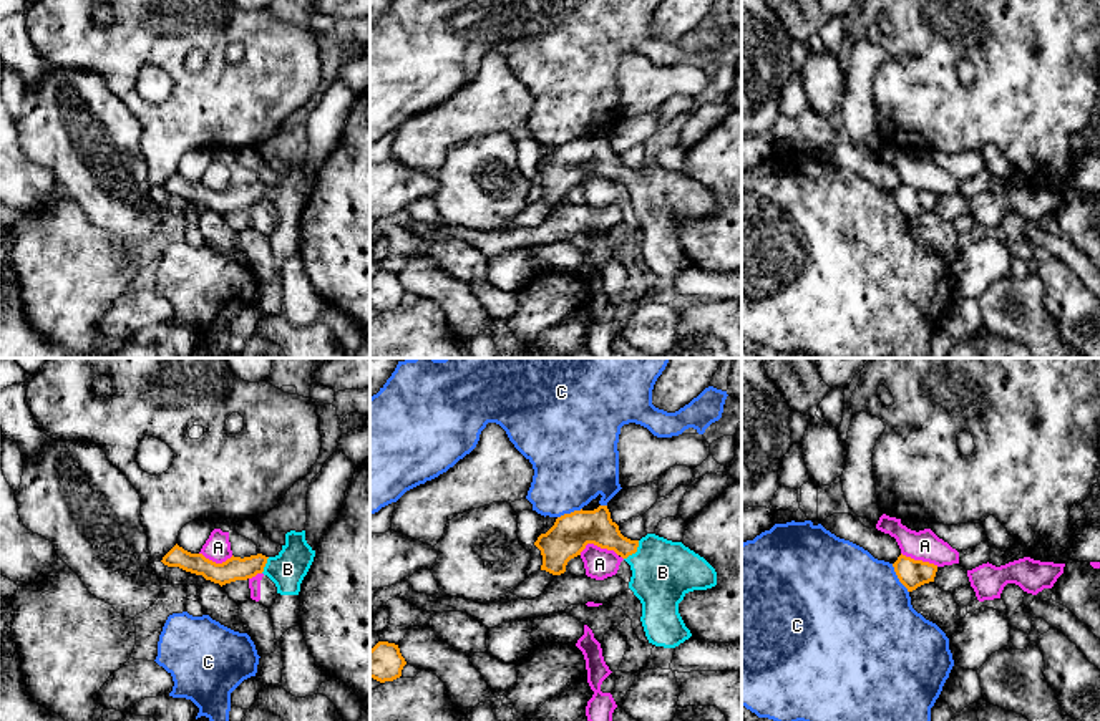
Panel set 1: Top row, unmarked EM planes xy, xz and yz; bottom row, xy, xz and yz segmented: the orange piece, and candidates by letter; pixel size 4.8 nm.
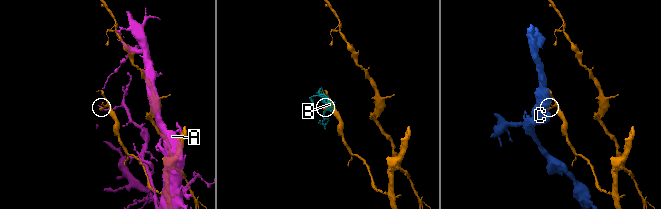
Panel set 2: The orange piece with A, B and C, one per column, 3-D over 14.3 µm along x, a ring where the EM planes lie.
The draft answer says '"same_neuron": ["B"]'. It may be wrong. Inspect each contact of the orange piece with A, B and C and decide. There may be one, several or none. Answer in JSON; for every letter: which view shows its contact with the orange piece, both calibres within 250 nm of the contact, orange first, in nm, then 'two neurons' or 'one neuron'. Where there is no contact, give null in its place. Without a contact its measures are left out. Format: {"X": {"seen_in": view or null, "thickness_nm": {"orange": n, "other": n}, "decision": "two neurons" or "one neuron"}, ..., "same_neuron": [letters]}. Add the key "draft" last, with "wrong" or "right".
{"A": {"seen_in": "xz", "thickness_nm": {"orange": 190, "other": 150}, "decision": "two neurons"}, "B": {"seen_in": "xz", "thickness_nm": {"orange": 160, "other": 300}, "decision": "one neuron"}, "C": {"seen_in": "yz", "thickness_nm": {"orange": 140, "other": 500}, "decision": "two neurons"}, "same_neuron": ["B"], "draft": "right"}

